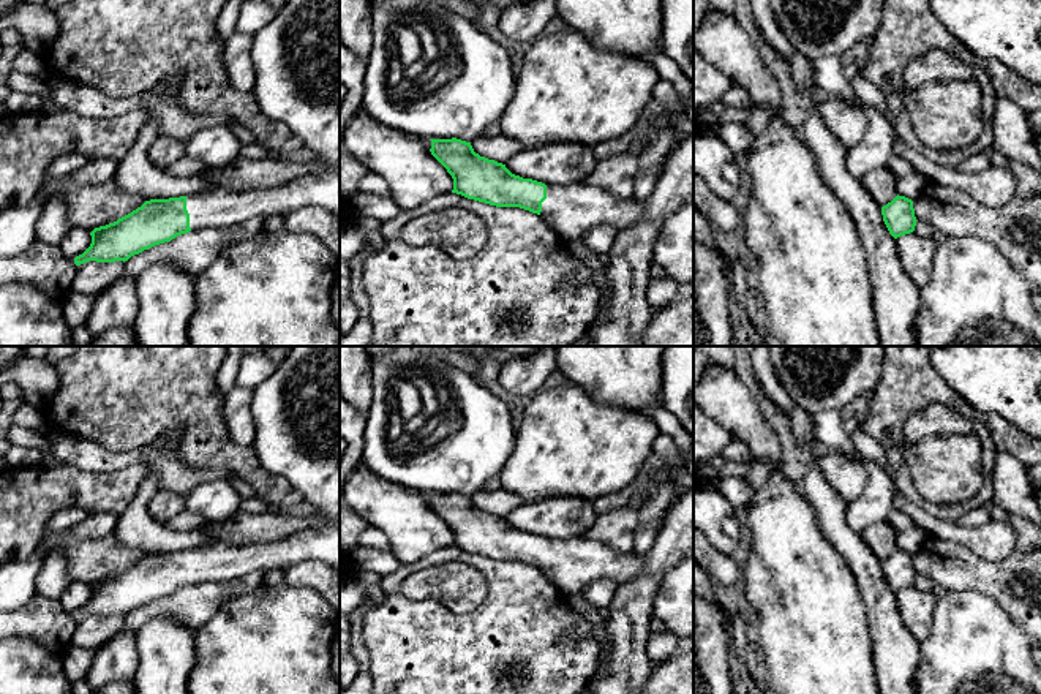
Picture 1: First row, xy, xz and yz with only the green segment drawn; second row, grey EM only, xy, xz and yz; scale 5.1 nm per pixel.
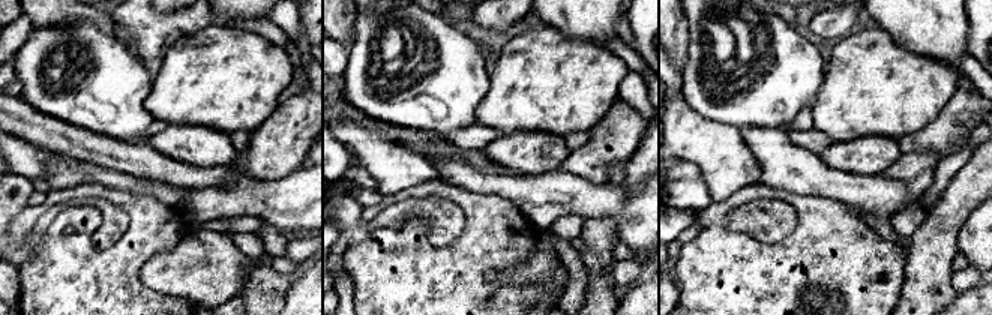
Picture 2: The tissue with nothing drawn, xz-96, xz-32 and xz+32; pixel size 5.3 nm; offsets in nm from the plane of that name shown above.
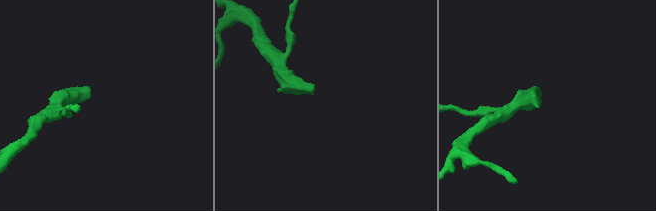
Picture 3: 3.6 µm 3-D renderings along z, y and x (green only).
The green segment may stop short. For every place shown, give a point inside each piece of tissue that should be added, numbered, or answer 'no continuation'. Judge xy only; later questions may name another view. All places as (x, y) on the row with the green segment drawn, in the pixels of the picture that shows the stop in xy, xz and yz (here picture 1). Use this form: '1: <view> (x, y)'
1: xy (300, 29)

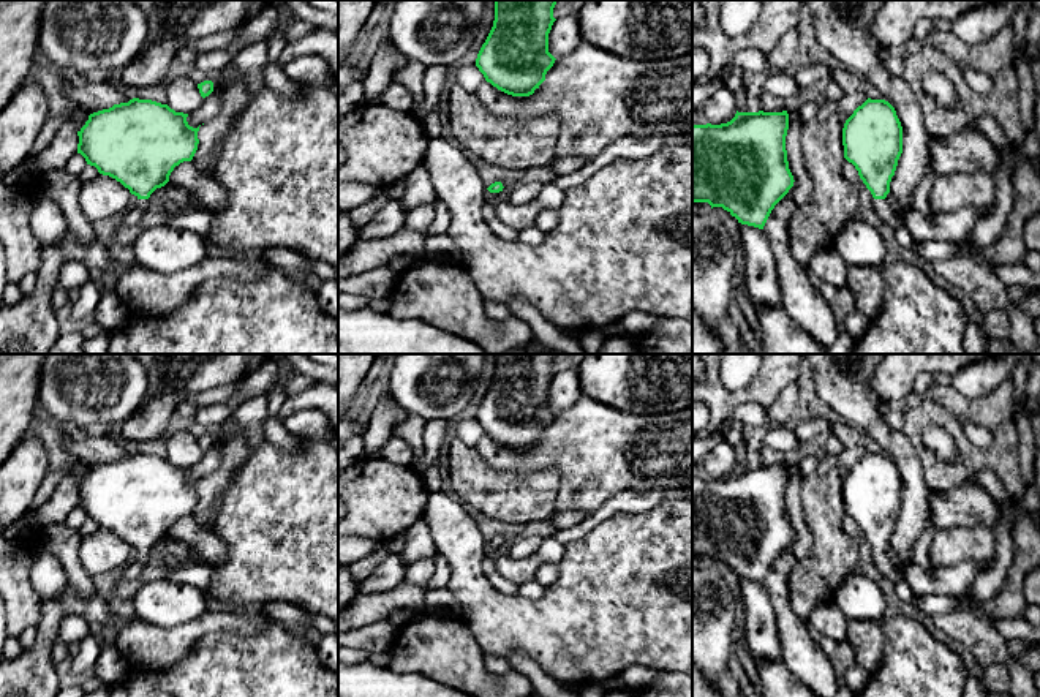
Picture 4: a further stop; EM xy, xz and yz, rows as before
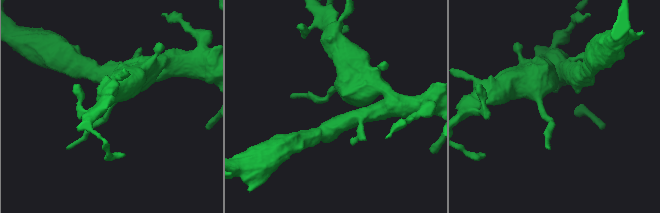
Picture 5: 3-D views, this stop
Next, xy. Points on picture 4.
1: xy (135, 212)

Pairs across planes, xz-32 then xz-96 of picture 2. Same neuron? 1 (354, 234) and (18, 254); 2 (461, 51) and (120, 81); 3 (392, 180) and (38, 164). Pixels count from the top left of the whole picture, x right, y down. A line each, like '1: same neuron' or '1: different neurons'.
1: same neuron
2: same neuron
3: different neurons

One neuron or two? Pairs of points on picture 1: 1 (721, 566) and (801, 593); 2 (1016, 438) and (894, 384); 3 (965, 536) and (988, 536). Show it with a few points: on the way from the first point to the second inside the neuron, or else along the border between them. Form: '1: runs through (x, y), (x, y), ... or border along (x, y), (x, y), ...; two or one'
1: border along (743, 569), (740, 580); two
2: runs through (986, 418), (972, 414), (953, 399), (924, 386); one
3: runs through (970, 536), (983, 536); one

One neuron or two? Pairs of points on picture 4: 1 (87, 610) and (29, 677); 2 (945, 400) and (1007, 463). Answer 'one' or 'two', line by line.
1: one
2: two

